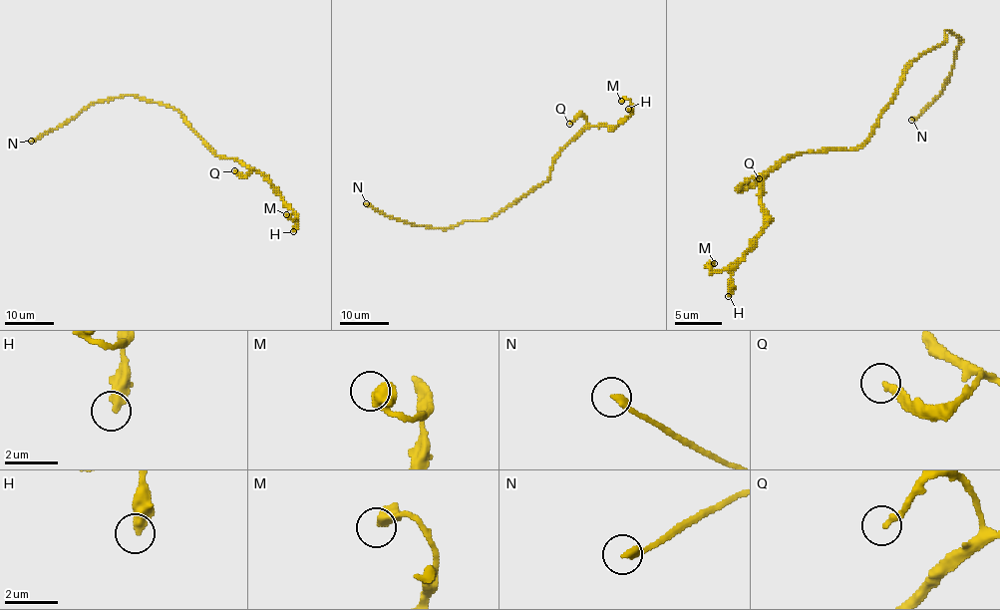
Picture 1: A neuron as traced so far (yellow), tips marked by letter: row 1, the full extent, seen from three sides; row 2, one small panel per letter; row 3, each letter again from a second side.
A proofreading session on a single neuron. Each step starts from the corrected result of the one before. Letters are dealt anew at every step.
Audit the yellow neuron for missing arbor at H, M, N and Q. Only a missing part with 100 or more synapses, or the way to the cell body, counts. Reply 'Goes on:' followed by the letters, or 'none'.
Goes on: N

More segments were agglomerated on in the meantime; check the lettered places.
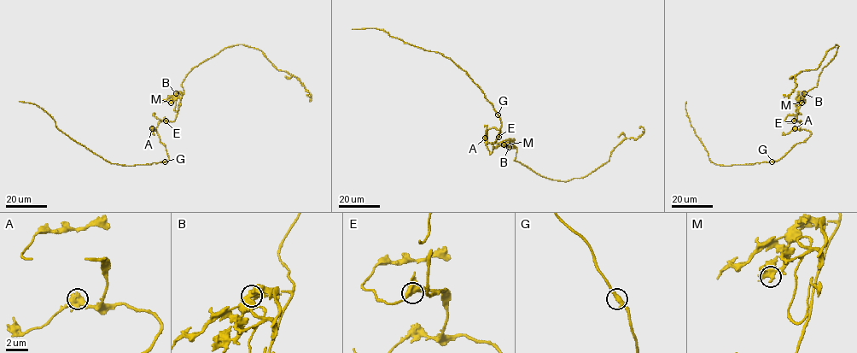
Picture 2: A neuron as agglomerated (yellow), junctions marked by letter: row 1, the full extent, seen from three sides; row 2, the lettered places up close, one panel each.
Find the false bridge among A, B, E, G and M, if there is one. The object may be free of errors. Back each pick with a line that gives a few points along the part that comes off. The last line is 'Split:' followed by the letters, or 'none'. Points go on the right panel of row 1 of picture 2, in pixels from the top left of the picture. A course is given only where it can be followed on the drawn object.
B: foreign part runs (803, 93), (802, 98), (797, 99), (795, 111), (801, 103), (795, 106)
Split: B

